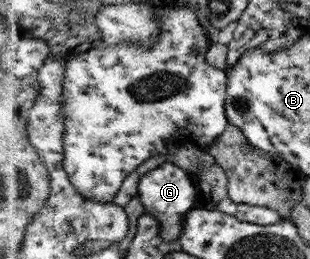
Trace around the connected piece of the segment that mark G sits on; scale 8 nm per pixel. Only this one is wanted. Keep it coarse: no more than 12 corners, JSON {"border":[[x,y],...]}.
{"border":[[173,163],[141,180],[147,214],[172,243],[198,208],[193,176]]}

